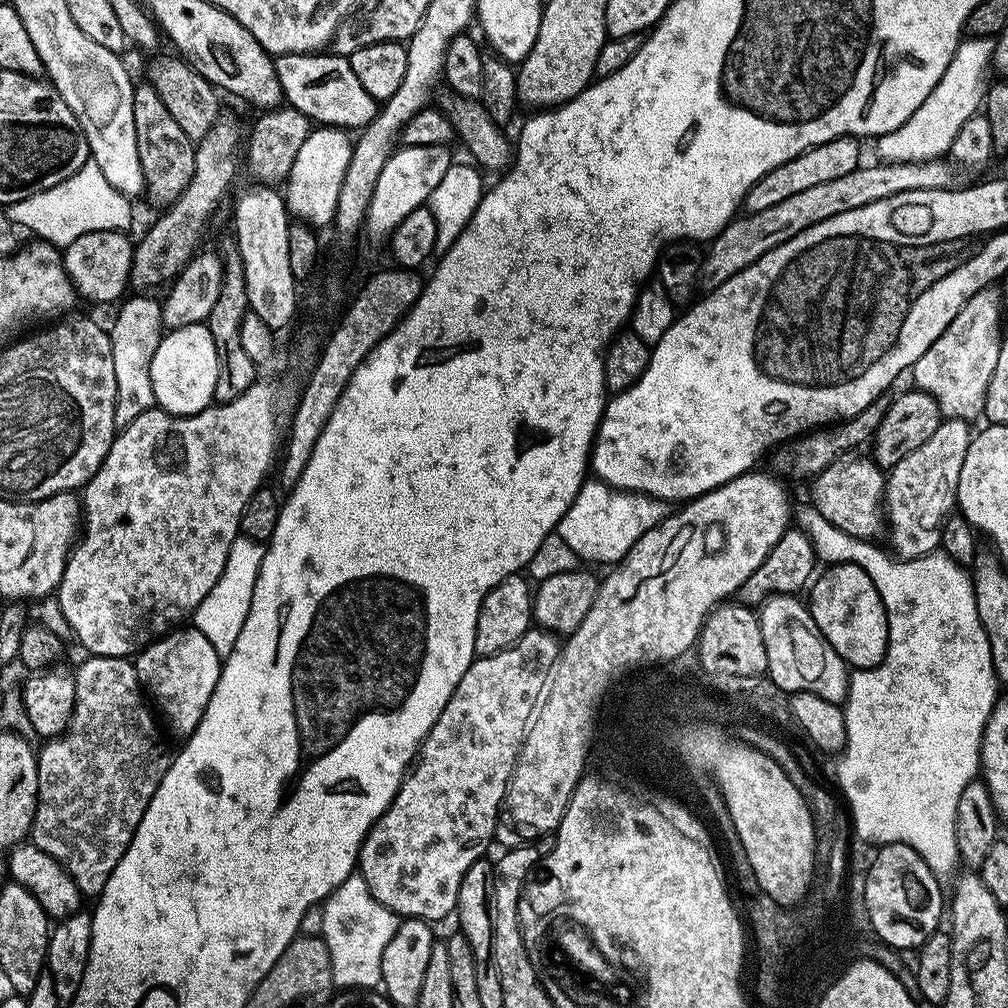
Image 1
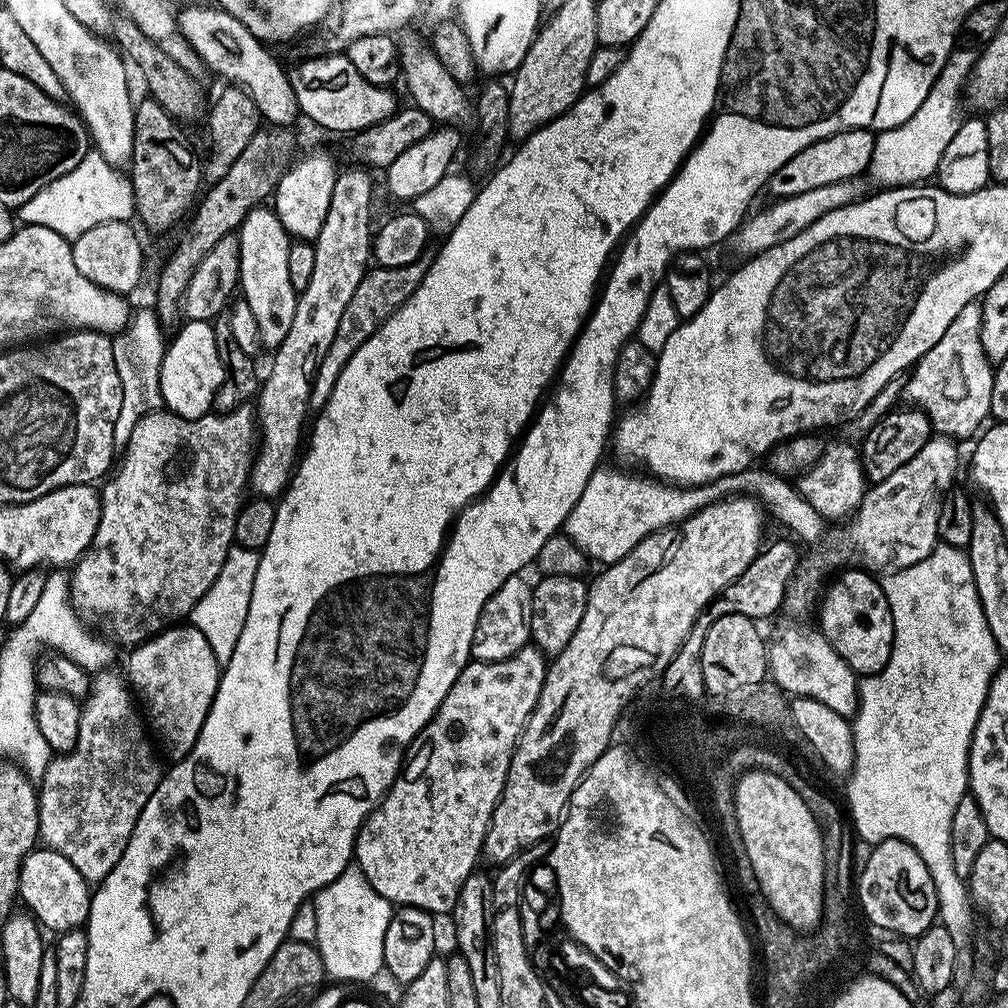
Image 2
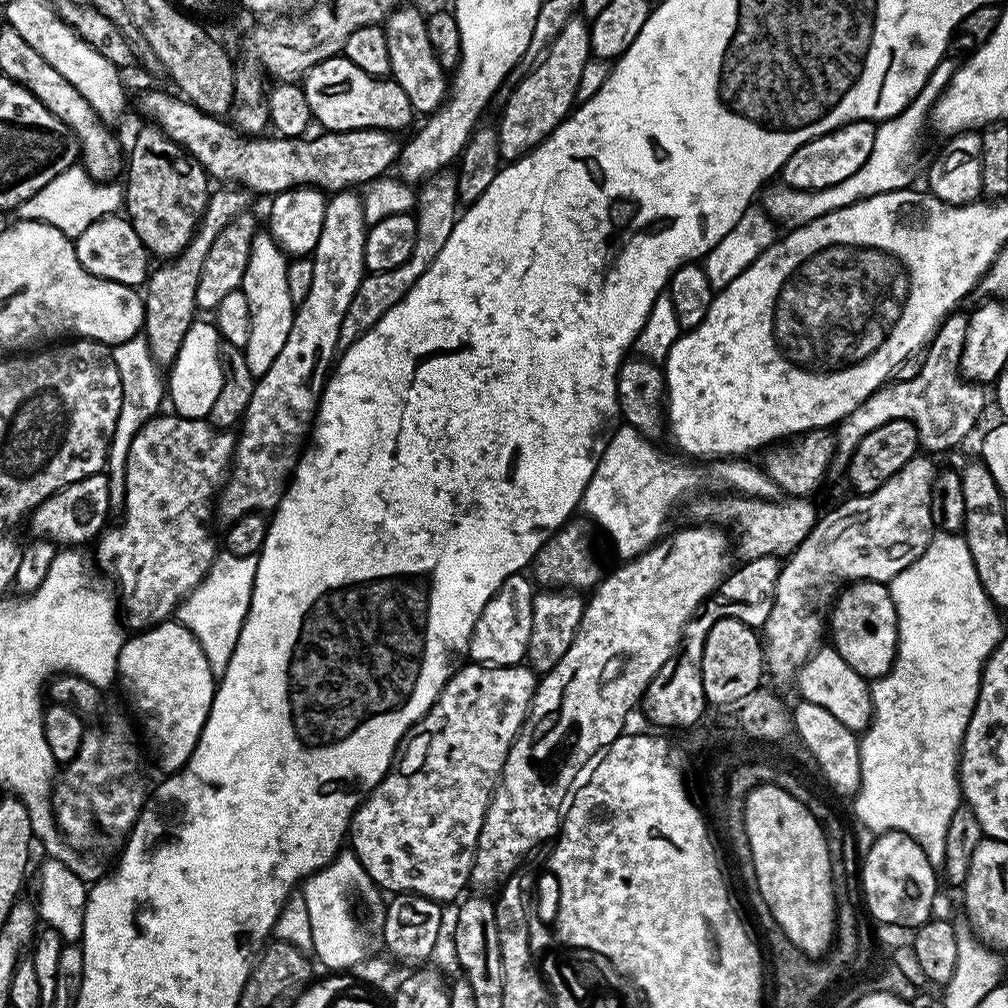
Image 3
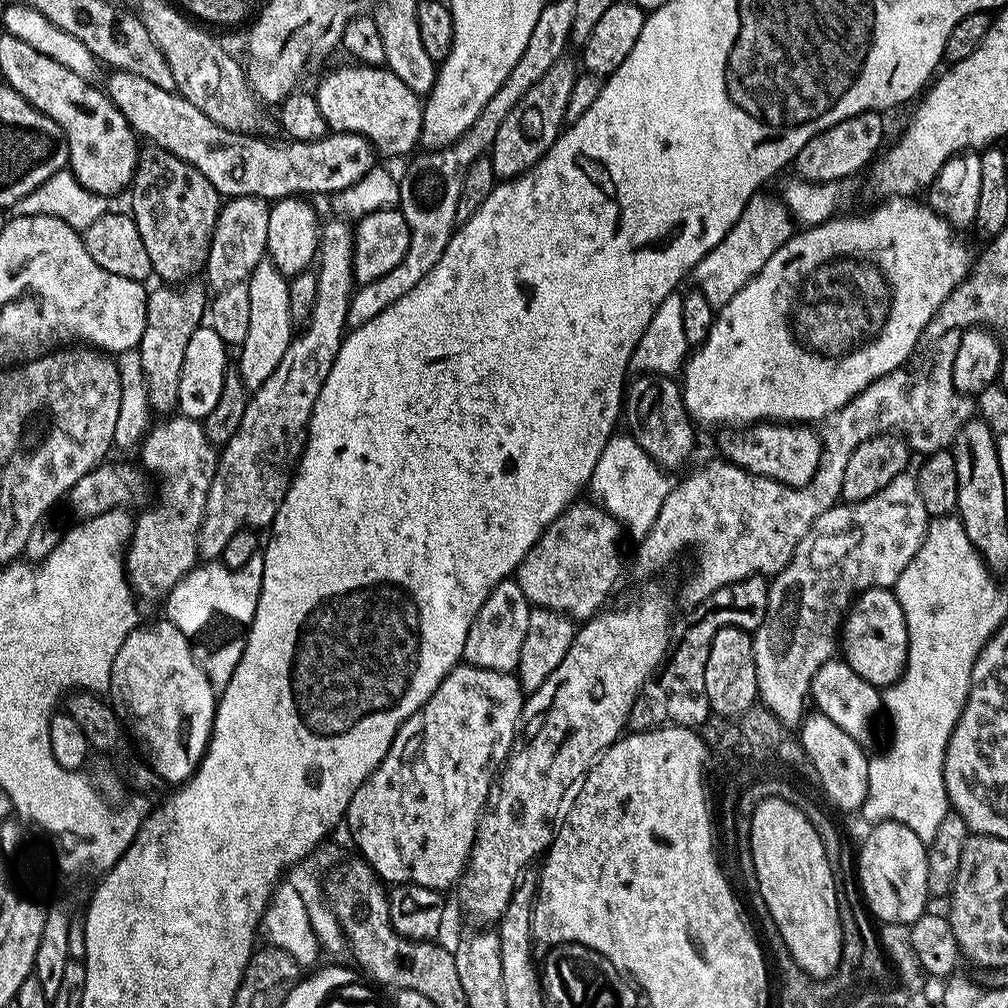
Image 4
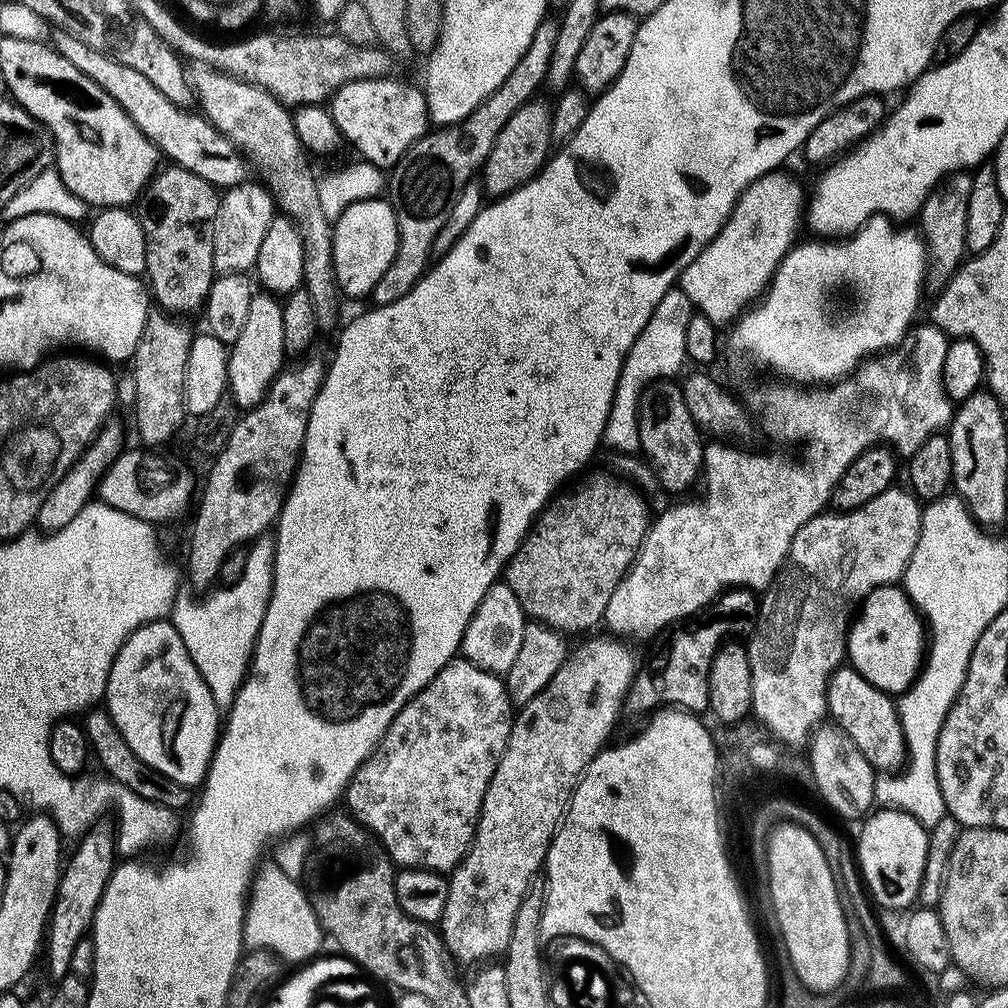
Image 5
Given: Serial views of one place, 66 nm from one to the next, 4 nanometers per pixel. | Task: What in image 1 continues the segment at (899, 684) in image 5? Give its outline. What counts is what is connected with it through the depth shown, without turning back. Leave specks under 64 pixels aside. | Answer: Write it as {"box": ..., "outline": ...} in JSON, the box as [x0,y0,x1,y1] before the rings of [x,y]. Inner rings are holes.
{"box":[810,564,888,669],"outline":[[[833,564],[827,571],[825,576],[817,575],[810,588],[816,631],[853,669],[878,666],[888,649],[888,619],[870,574],[853,564]]]}

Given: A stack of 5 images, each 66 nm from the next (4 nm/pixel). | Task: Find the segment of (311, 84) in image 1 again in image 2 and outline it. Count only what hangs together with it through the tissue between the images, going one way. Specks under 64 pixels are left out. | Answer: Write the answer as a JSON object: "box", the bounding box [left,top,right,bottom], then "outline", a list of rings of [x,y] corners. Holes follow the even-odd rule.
{"box":[290,55,398,134],"outline":[[[347,55],[314,56],[299,62],[301,64],[290,72],[294,98],[298,98],[301,113],[328,132],[355,134],[388,120],[398,110],[398,103],[391,96],[391,91],[366,82],[366,78],[354,70]]]}

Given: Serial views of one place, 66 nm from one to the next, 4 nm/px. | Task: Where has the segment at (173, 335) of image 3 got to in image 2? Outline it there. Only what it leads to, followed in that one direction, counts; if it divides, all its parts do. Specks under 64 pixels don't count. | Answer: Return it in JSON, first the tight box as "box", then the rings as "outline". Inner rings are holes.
{"box":[154,126,293,326],"outline":[[[275,126],[261,127],[260,131],[254,134],[254,138],[250,138],[250,146],[246,146],[246,150],[238,154],[238,162],[234,162],[234,166],[226,170],[226,178],[211,185],[203,193],[190,214],[184,237],[177,242],[176,249],[169,254],[168,261],[165,262],[164,269],[156,280],[154,309],[161,325],[168,326],[176,319],[181,319],[181,304],[187,286],[190,285],[191,275],[198,269],[198,264],[206,254],[209,254],[222,238],[233,235],[250,210],[261,207],[267,201],[264,199],[267,196],[269,199],[275,193],[276,183],[284,177],[293,159],[290,133],[291,131],[281,130]]]}

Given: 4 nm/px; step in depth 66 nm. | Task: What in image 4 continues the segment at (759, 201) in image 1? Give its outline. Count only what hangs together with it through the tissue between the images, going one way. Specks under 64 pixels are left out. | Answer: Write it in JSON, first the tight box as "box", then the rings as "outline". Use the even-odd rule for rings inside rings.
{"box":[794,112,884,183],"outline":[[[863,112],[822,130],[817,136],[810,138],[810,142],[806,142],[802,150],[798,150],[794,161],[795,175],[812,183],[828,183],[855,177],[864,167],[865,171],[881,151],[880,143],[884,140],[884,118],[879,112]]]}

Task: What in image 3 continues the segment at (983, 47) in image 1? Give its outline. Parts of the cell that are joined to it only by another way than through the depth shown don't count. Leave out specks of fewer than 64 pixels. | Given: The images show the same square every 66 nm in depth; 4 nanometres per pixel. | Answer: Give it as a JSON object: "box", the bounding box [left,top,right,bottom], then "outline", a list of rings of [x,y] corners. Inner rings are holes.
{"box":[758,58,957,229],"outline":[[[945,58],[934,68],[925,86],[918,95],[908,104],[906,110],[898,113],[894,118],[881,121],[874,136],[873,149],[870,152],[866,163],[855,174],[850,174],[843,182],[835,186],[819,188],[818,191],[800,191],[790,187],[783,182],[770,182],[761,189],[758,202],[773,221],[779,225],[786,225],[787,229],[800,228],[802,225],[816,221],[836,209],[845,208],[848,205],[856,204],[867,197],[874,197],[880,193],[892,192],[894,189],[904,189],[913,185],[912,181],[916,176],[916,158],[914,148],[918,134],[924,124],[927,125],[931,108],[936,104],[937,98],[944,92],[945,86],[950,78],[956,73],[957,61],[952,58]]]}

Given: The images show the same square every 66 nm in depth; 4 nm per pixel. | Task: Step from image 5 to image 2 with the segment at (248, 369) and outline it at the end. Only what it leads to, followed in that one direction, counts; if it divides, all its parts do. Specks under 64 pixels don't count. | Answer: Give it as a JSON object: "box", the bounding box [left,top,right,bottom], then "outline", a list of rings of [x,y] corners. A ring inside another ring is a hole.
{"box":[238,206,298,350],"outline":[[[261,206],[250,210],[246,214],[244,221],[240,223],[238,229],[240,238],[240,282],[239,291],[242,299],[249,304],[251,313],[260,331],[260,343],[265,349],[274,350],[286,338],[286,333],[290,331],[290,325],[294,322],[294,310],[296,309],[296,298],[298,293],[294,286],[290,284],[289,259],[287,252],[290,245],[288,231],[282,226],[275,211],[271,207]]]}

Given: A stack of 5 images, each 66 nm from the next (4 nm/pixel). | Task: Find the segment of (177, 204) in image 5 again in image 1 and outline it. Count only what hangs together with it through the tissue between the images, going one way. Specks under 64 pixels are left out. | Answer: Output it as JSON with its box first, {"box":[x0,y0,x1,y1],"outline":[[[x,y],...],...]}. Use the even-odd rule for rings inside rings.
{"box":[134,83,196,206],"outline":[[[142,83],[134,94],[134,130],[136,139],[134,147],[136,160],[140,164],[140,172],[144,175],[144,184],[148,187],[148,196],[156,204],[167,206],[173,204],[190,186],[190,178],[194,178],[194,162],[196,150],[194,143],[182,132],[182,128],[174,122],[162,98],[158,96],[152,85]]]}

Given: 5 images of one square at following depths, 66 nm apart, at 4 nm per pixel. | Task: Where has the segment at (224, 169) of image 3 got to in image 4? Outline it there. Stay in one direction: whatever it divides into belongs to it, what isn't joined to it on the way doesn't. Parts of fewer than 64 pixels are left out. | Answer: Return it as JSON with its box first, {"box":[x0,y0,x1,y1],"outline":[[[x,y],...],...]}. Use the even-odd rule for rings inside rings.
{"box":[106,70,378,202],"outline":[[[112,70],[107,73],[108,88],[106,95],[116,109],[126,118],[137,137],[144,136],[149,145],[170,150],[174,158],[182,158],[202,178],[210,178],[214,190],[220,192],[221,197],[256,196],[260,200],[275,202],[287,196],[300,196],[313,192],[316,196],[331,197],[333,193],[346,190],[347,187],[358,183],[362,177],[378,164],[378,153],[372,143],[356,132],[333,132],[317,140],[289,140],[280,138],[275,144],[272,140],[263,140],[260,134],[245,134],[226,130],[218,126],[218,122],[210,122],[194,102],[186,102],[186,98],[175,90],[162,90],[162,86],[154,86],[150,78],[138,78],[138,74]]]}

